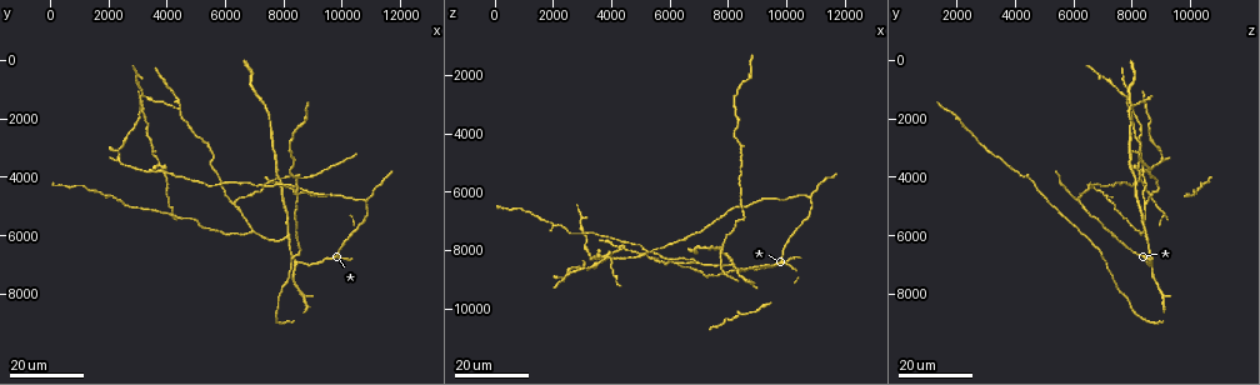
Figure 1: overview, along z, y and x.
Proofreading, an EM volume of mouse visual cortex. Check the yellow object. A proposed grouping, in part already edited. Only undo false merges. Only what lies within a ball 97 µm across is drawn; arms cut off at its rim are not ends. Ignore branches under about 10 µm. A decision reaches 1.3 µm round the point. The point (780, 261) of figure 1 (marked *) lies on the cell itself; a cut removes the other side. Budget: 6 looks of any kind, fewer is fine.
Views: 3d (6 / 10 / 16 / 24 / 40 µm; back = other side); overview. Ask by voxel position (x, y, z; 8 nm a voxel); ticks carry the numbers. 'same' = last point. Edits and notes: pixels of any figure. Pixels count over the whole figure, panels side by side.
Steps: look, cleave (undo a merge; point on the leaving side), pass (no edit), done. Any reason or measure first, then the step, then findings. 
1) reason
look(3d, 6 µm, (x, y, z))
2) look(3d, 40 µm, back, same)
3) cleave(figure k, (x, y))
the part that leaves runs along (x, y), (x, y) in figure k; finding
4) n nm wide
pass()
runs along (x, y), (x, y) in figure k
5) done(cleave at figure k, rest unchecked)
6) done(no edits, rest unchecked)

three arms meet
look(3d, 16 µm, (6300, 5000, 8600))

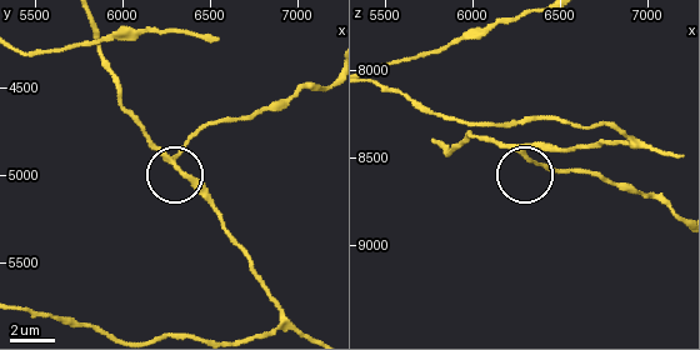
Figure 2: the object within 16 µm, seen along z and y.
look(3d, 6 µm, (6300, 4900, 8500))

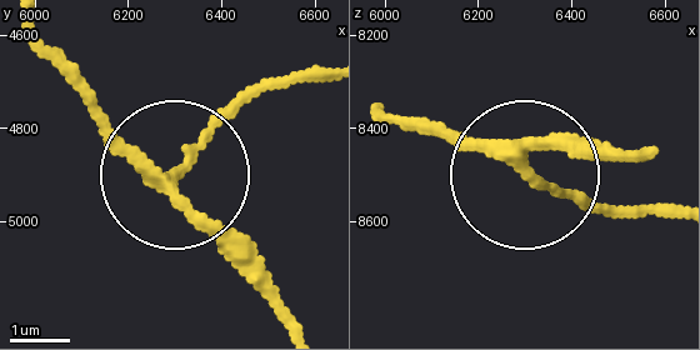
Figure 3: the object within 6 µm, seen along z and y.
190 nm wide
pass()
runs along (641, 153), (558, 153), (523, 173), (398, 123) in figure 3; continuous, no second cell

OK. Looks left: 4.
four or more arms meet
look(3d, 24 µm, (3800, 3700, 8300))

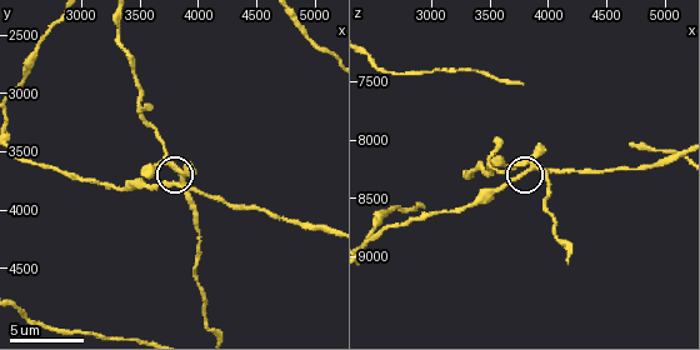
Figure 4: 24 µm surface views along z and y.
look(3d, 6 µm, (3860, 3780, 8260))

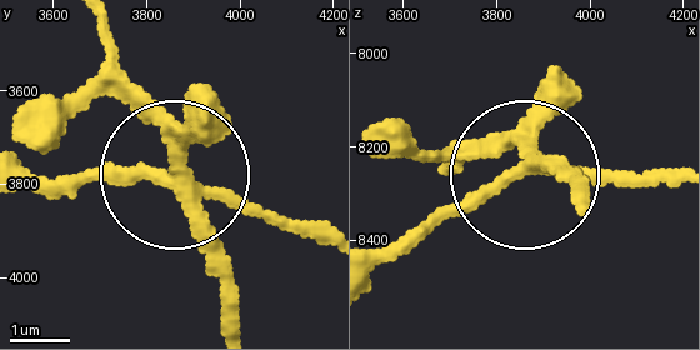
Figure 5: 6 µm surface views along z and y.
230 nm wide
cleave(figure 5, (208, 266))
the part that leaves runs along (181, 183), (161, 113), (106, 24) in figure 5; two cells meet here

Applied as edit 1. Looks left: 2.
a fork
look(3d, 24 µm, (8100, 6100, 8500))

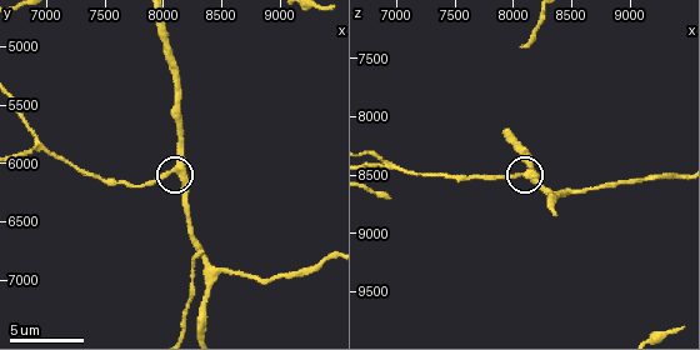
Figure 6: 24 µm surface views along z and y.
look(3d, 10 µm, (8080, 6060, 8480))

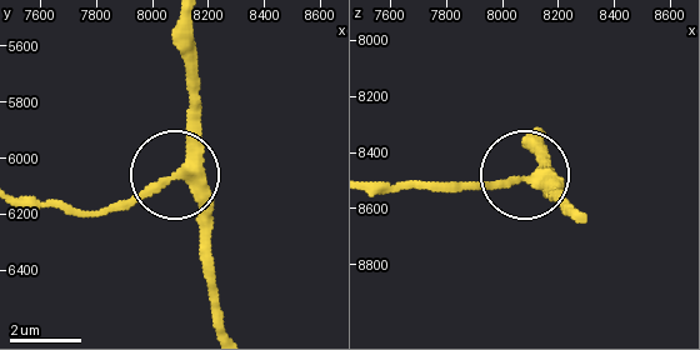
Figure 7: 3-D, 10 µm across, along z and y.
290 nm wide
pass()
runs along (224, 324), (206, 216), (176, 171), (198, 85) in figure 7; continuous, no second cell

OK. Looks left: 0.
done(cleave at figure 5, rest unchecked)

